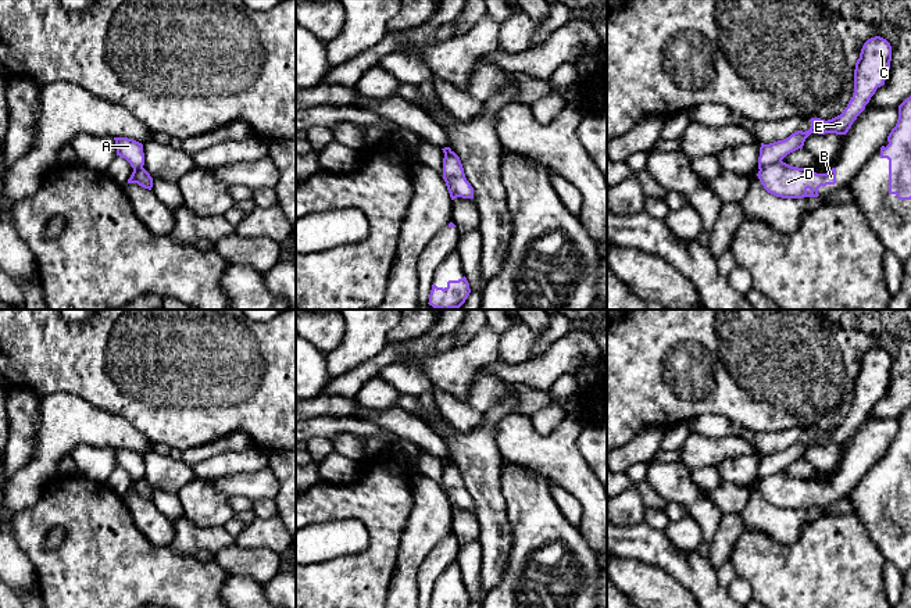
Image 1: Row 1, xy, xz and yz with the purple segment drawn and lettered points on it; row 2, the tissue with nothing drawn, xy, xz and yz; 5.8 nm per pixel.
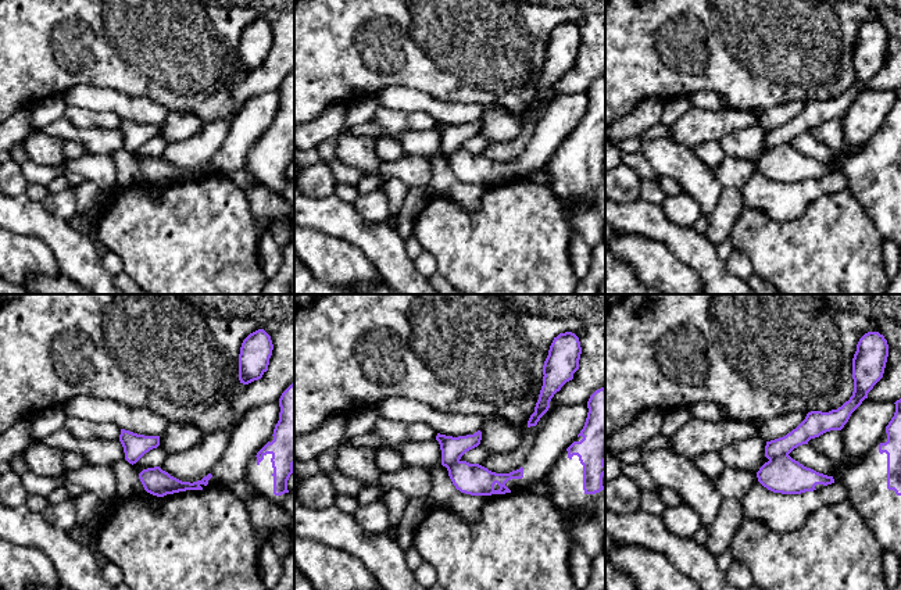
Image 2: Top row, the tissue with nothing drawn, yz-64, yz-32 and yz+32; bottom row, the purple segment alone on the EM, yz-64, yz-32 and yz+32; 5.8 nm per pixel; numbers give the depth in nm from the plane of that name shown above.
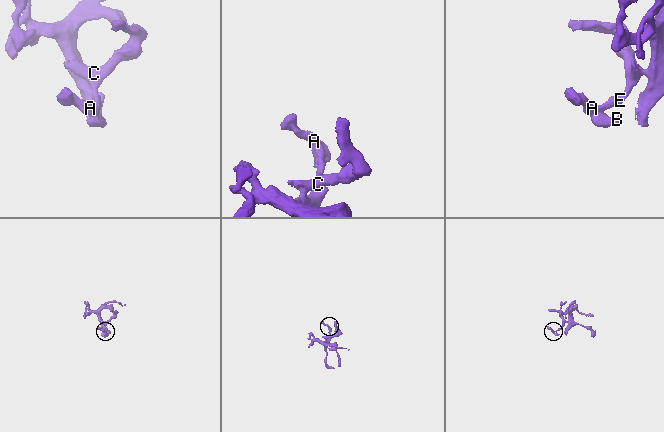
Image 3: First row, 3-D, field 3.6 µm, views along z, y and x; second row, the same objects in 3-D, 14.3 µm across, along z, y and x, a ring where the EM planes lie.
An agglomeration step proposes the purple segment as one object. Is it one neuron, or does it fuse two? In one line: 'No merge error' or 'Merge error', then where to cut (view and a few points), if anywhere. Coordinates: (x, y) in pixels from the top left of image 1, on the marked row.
Merge error. Split along yz (781, 160), (760, 170)

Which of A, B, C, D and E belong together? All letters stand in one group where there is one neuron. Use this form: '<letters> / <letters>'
A C E / B D

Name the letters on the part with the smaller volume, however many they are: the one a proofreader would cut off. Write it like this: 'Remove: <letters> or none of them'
Remove: B, D

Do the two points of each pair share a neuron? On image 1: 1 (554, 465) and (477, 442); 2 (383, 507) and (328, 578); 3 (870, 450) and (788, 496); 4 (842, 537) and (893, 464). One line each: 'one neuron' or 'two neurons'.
1: two neurons
2: one neuron
3: one neuron
4: two neurons

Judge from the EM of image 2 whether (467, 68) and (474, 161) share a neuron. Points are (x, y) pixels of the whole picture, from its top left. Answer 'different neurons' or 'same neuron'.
different neurons

